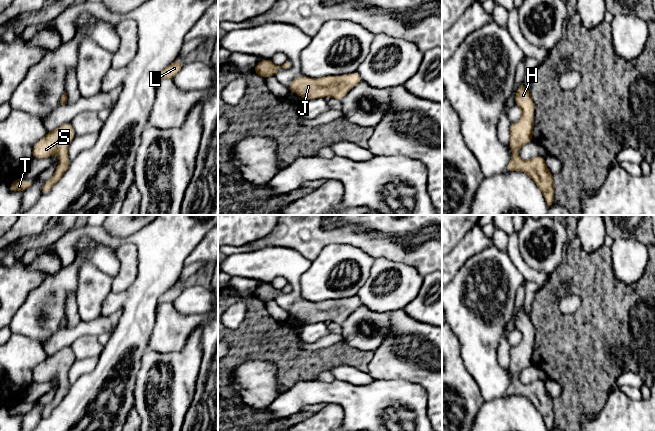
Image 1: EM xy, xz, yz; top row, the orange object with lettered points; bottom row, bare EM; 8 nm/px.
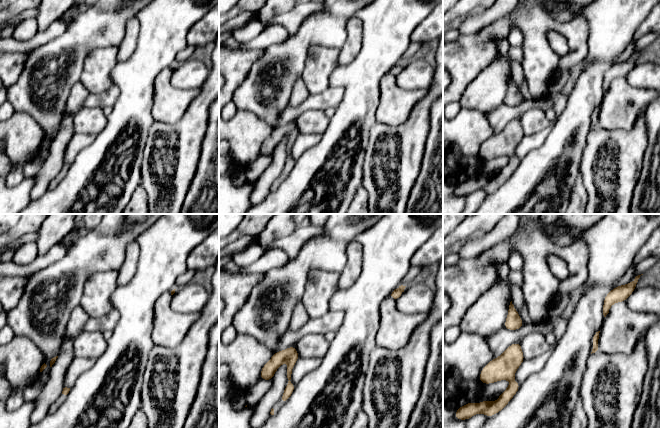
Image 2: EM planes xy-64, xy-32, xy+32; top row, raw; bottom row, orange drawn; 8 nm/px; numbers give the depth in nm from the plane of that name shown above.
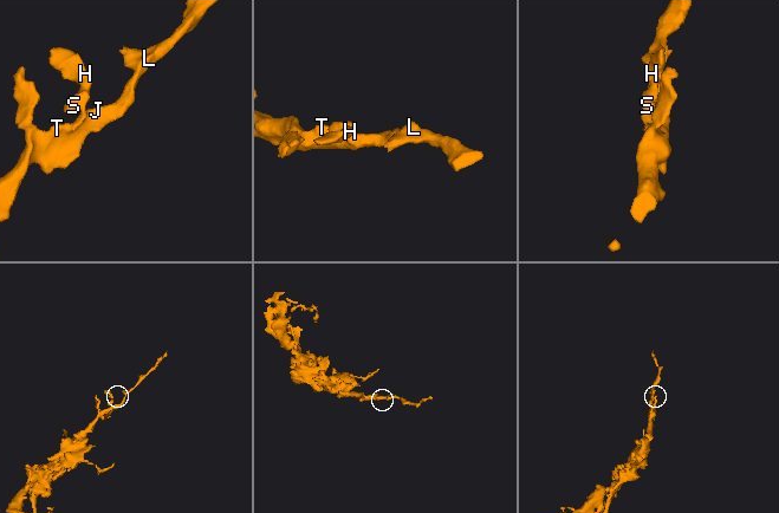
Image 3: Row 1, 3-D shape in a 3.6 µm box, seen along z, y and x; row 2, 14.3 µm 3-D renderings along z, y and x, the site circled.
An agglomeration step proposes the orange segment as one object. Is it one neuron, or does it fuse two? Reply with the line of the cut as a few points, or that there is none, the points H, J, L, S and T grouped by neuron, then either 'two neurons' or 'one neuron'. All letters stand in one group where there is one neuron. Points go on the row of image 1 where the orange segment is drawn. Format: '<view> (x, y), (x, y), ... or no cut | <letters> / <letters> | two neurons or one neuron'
no cut | H J L S T | one neuron

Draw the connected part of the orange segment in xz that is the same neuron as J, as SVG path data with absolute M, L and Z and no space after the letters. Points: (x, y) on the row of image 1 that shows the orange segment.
M358 72L343 76L326 76L321 78L296 77L288 90L301 96L303 100L312 98L335 98L341 100L354 86L361 83Z

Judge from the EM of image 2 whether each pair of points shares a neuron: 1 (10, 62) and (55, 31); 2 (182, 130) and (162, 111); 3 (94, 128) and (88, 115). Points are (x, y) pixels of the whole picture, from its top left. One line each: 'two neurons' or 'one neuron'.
1: two neurons
2: two neurons
3: one neuron

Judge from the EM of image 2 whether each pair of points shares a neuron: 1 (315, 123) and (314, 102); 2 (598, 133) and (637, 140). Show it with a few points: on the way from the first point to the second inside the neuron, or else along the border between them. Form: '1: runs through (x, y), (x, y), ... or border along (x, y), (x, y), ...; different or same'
1: border along (324, 110), (306, 109), (294, 121); different
2: runs through (608, 140), (627, 140); same

